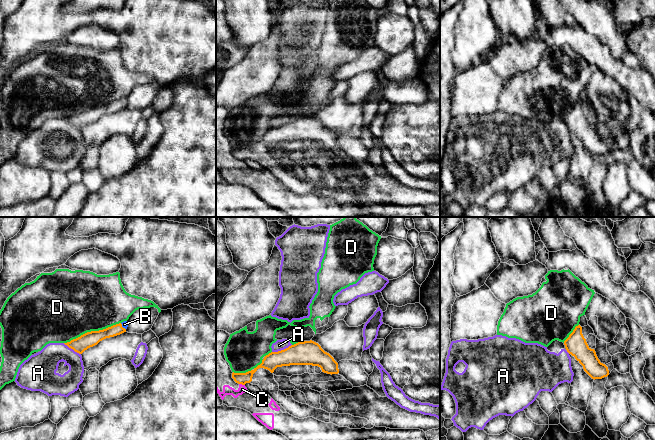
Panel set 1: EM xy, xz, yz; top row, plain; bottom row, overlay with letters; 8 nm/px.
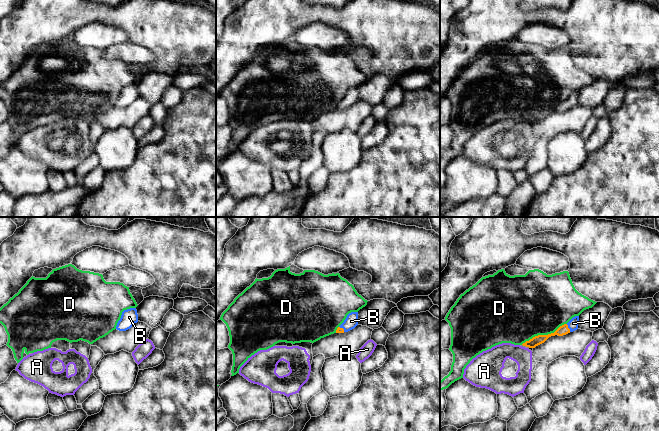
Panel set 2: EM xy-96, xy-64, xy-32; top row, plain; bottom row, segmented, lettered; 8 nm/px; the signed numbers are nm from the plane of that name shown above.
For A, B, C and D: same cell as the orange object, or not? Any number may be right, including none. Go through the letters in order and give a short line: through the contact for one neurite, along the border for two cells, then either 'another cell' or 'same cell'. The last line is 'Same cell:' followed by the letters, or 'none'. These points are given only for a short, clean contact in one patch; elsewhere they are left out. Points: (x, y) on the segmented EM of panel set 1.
A: another cell
B: line xy (93, 338), (116, 330), (121, 326), (124, 324); same cell
C: line xz (239, 383), (244, 385); another cell
D: another cell
Same cell: B

